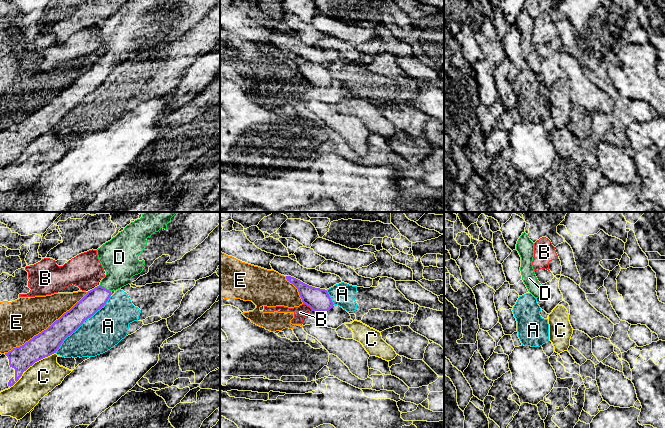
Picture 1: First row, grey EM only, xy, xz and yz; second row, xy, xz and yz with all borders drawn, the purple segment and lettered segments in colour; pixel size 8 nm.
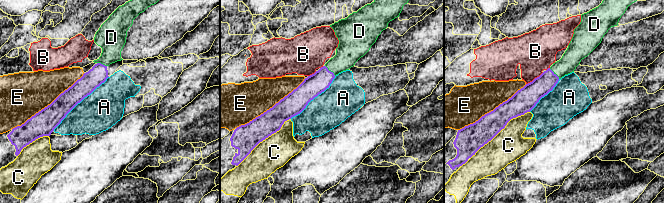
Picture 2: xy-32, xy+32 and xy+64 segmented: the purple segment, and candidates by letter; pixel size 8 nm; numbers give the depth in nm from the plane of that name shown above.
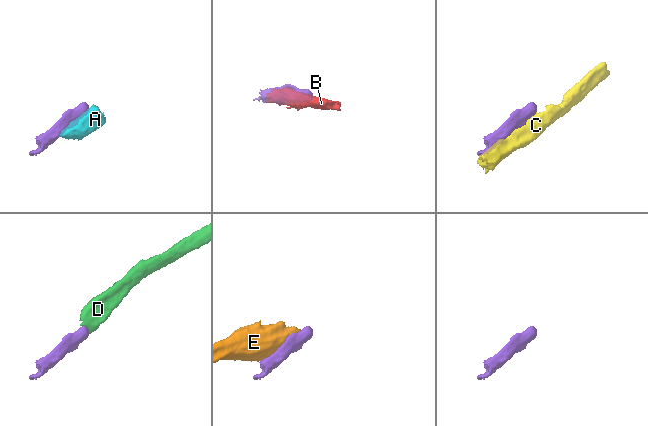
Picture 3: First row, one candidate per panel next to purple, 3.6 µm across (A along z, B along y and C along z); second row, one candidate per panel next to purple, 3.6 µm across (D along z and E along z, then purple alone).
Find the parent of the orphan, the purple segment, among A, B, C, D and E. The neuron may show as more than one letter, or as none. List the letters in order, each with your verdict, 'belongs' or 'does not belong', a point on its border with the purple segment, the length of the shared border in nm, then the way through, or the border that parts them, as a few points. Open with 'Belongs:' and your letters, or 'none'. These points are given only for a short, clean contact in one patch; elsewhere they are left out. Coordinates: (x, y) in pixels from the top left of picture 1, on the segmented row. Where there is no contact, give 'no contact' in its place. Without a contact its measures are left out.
Belongs: D
A: does not belong; meets purple in xy at (82, 323); contact 650 nm long
B: does not belong; meets purple in xz at (308, 305); contact 100 nm long; border along xz (303, 303), (312, 310)
C: does not belong; meets purple in xy at (40, 359); contact 300 nm long
D: belongs; meets purple in xy at (104, 288); contact 110 nm long; runs through xy (95, 299), (104, 288), (119, 273), (120, 262)
E: does not belong; meets purple in xy at (47, 328); contact 850 nm long

